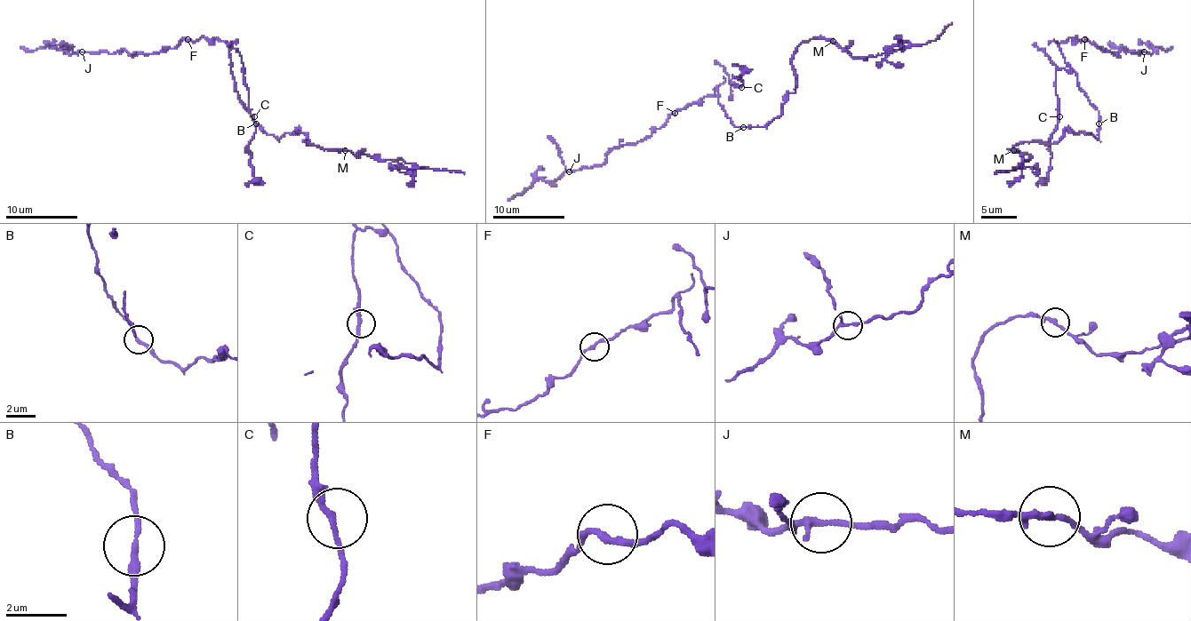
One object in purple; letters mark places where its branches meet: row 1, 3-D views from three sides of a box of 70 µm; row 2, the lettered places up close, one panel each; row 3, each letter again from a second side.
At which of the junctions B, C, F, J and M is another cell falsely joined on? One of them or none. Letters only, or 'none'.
none

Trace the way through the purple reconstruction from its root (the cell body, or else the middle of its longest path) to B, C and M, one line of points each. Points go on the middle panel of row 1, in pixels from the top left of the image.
B: (729, 118), (736, 127), (743, 127)
C: (729, 118), (718, 101), (716, 89), (725, 80), (725, 73), (731, 83), (741, 87)
M: (729, 118), (736, 127), (768, 125), (781, 115), (785, 96), (795, 91), (794, 51), (811, 39), (833, 41)

